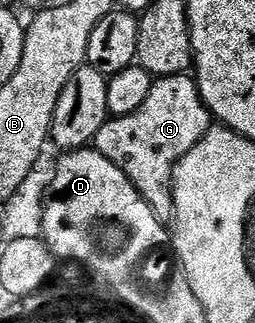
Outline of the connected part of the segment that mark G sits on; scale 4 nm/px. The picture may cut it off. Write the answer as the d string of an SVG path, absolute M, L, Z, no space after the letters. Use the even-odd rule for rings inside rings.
M188 73L172 74L154 81L151 92L147 92L147 100L143 100L143 105L135 108L135 112L118 118L110 117L103 128L99 128L95 149L107 156L107 160L111 160L111 164L118 166L127 176L127 180L135 184L135 188L143 196L143 200L147 200L157 218L169 220L173 217L173 169L183 156L187 156L187 152L191 152L191 148L195 148L195 144L199 144L199 140L205 138L210 125L211 115L201 98L196 77Z

